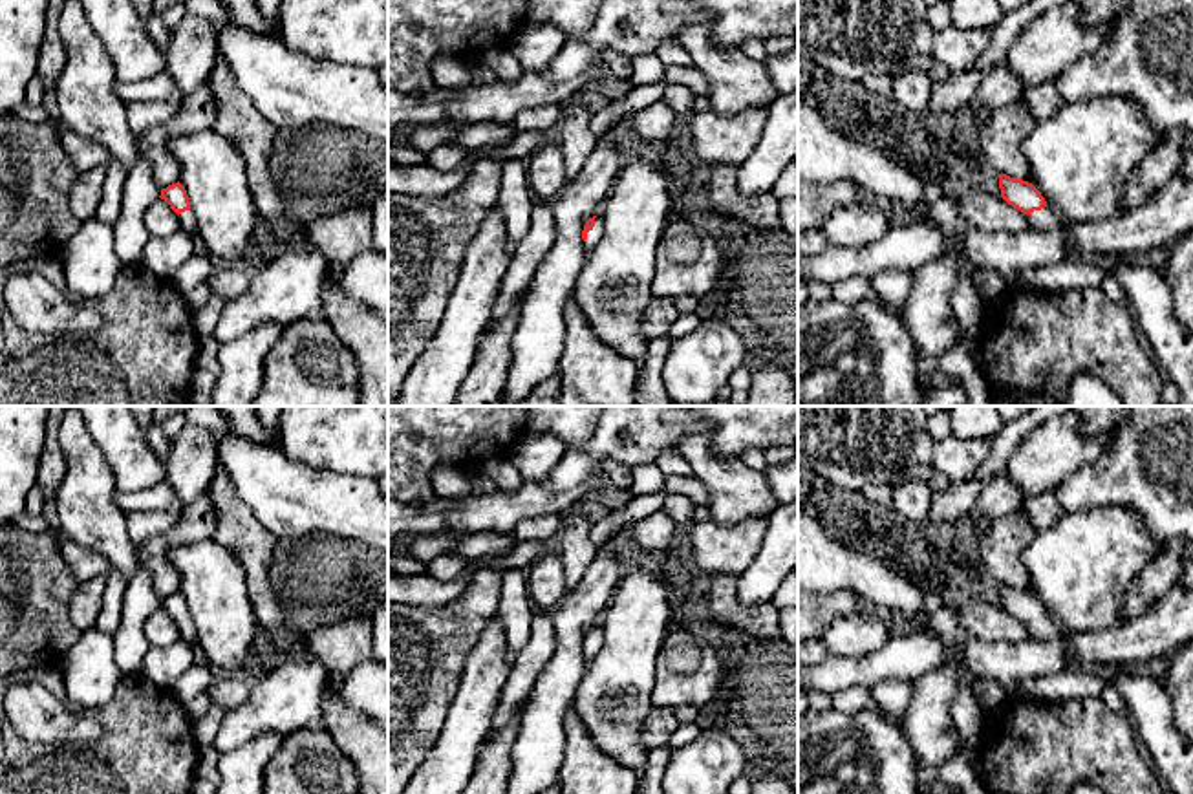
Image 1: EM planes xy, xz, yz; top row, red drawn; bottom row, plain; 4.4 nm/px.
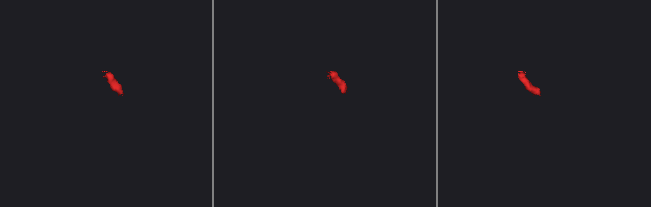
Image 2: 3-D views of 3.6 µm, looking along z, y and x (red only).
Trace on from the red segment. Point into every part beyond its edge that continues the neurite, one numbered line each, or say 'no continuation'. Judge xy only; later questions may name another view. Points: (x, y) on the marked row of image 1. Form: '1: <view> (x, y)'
1: xy (187, 220)

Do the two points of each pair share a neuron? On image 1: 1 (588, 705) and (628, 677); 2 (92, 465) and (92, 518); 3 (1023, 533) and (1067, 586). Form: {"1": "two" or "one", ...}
{"1": "one", "2": "one", "3": "two"}

